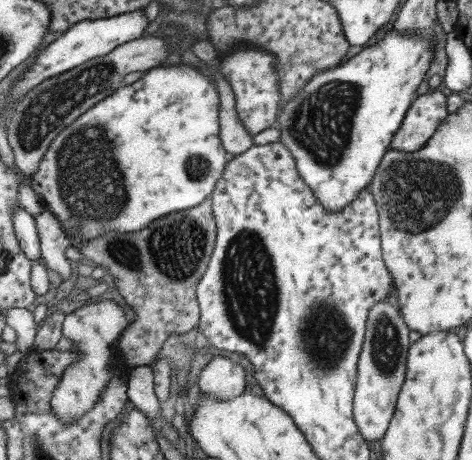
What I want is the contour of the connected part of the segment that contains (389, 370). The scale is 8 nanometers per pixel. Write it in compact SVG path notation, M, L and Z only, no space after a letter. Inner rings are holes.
M387 297L369 309L364 331L365 352L361 352L361 372L356 372L357 396L352 396L352 416L357 416L356 427L361 428L360 435L365 437L365 440L380 440L394 413L396 398L406 375L406 356L410 345L407 339L409 331L401 319L399 310L389 305Z

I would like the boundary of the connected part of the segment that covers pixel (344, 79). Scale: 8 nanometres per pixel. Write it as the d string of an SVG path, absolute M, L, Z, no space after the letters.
M391 28L384 33L381 40L371 46L365 47L353 57L347 59L345 64L338 64L334 68L316 72L305 85L304 90L300 90L300 94L294 96L294 98L283 106L277 120L277 128L281 130L281 142L292 150L301 178L309 184L309 190L313 192L313 198L317 200L317 204L320 204L325 212L339 212L339 210L343 210L347 204L351 204L351 200L357 198L361 190L368 189L369 184L372 182L373 174L375 174L375 170L377 170L377 165L388 149L388 144L393 134L395 134L395 131L400 127L409 105L415 98L415 90L417 90L417 86L419 86L421 80L423 80L423 76L425 76L425 72L427 72L433 56L434 50L425 37L412 37L407 33L398 33L395 29Z

